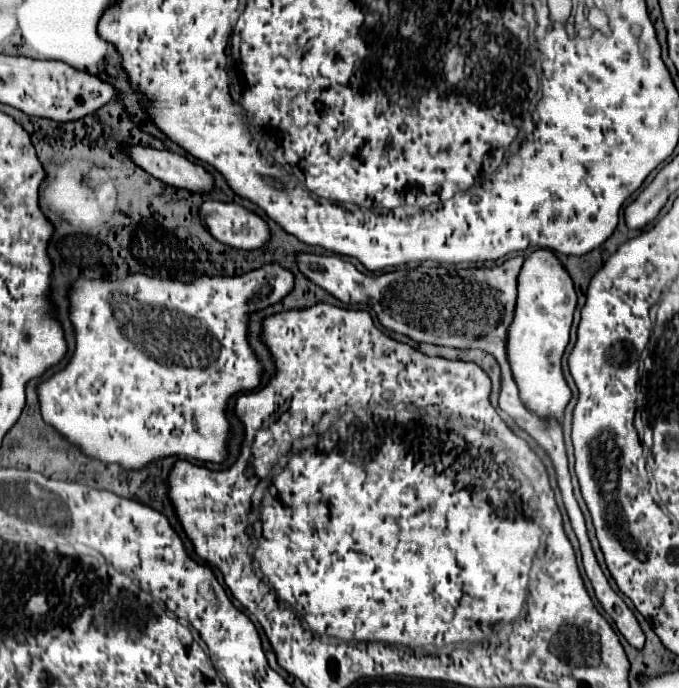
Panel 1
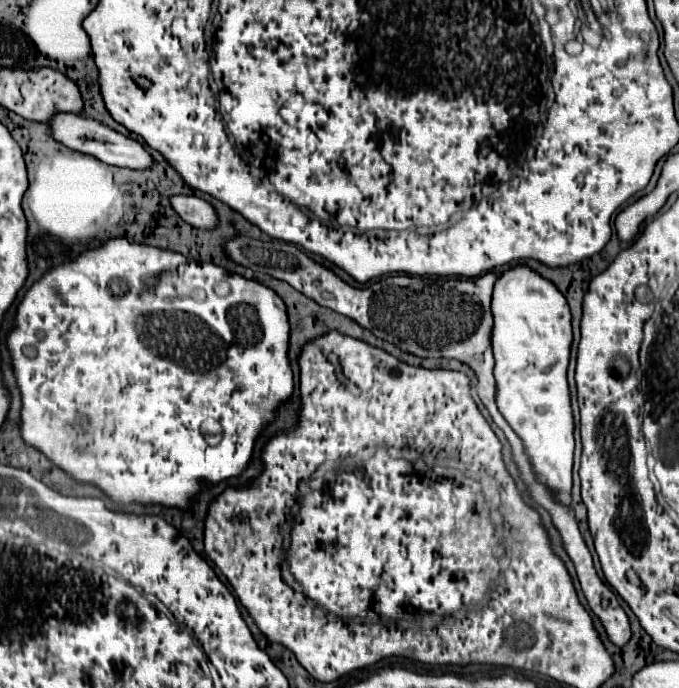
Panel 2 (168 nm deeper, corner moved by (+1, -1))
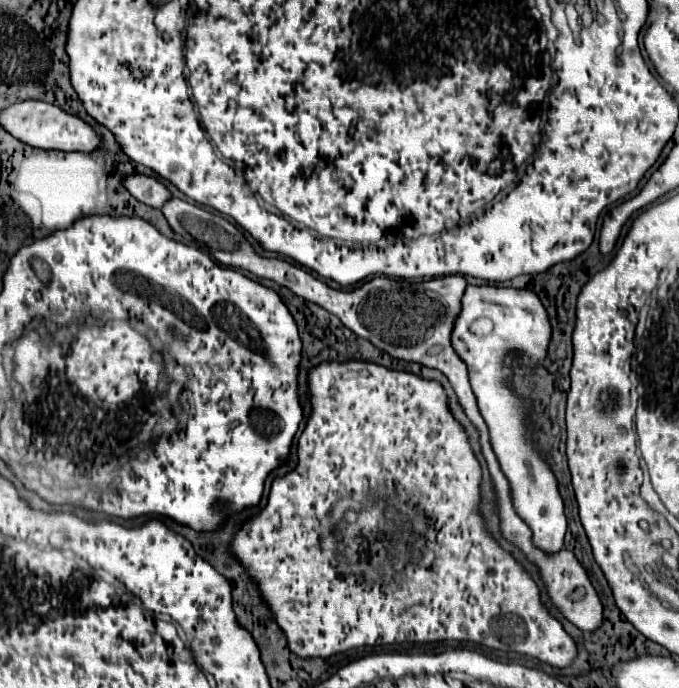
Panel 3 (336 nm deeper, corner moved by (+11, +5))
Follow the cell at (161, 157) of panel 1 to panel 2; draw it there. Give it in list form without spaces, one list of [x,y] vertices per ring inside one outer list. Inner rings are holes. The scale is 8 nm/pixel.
[[[62,113],[62,115],[54,115],[54,119],[50,121],[52,125],[52,137],[56,141],[60,141],[62,145],[66,145],[68,149],[74,151],[82,151],[88,153],[96,159],[100,159],[102,163],[114,165],[114,167],[128,167],[134,171],[142,171],[142,169],[152,169],[156,165],[154,157],[132,137],[126,137],[90,117],[84,115],[70,115],[70,113]]]

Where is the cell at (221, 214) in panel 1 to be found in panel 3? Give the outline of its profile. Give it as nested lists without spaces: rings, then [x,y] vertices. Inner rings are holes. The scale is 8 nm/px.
[[[140,173],[126,175],[122,179],[122,185],[130,191],[130,195],[134,199],[138,199],[140,203],[146,203],[150,207],[156,207],[156,209],[160,209],[164,205],[164,201],[170,197],[170,191],[160,181],[156,181],[154,177],[140,175]]]

